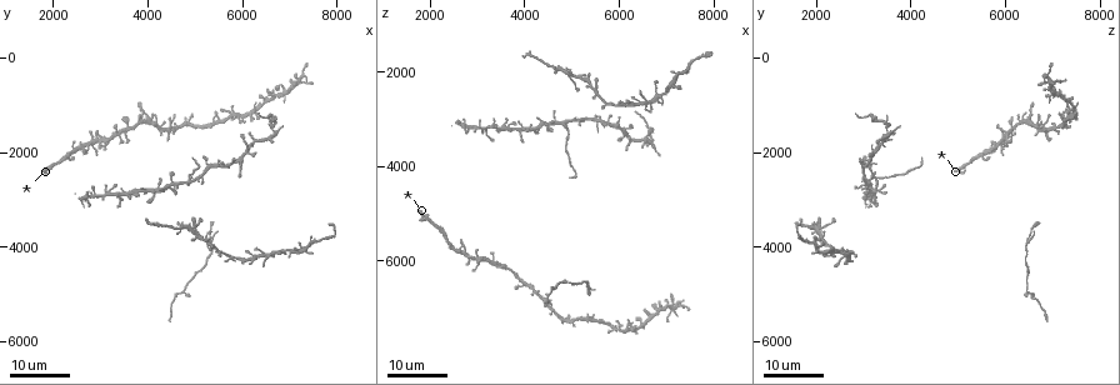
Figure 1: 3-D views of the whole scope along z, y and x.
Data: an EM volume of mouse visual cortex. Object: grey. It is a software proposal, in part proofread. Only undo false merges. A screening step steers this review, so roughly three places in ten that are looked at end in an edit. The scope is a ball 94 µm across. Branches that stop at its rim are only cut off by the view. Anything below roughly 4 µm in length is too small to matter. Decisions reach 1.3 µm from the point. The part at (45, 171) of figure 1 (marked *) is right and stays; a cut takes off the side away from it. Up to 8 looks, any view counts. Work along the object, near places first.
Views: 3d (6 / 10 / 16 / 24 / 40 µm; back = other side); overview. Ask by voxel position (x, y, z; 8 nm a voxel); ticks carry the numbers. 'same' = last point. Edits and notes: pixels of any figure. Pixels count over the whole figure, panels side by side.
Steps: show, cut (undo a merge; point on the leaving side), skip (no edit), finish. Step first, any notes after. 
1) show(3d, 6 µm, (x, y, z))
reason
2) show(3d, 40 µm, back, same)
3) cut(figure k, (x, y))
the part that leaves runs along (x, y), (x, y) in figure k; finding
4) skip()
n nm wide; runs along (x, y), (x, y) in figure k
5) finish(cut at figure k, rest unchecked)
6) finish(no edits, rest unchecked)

show(3d, 24 µm, (4850, 2550, 3100))
four arms meet

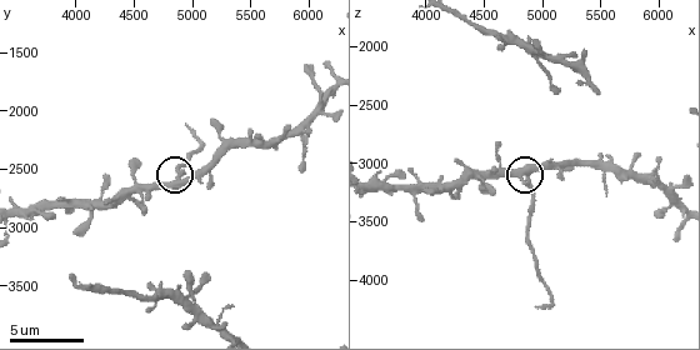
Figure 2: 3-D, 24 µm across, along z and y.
show(3d, 10 µm, (4860, 2580, 3100))

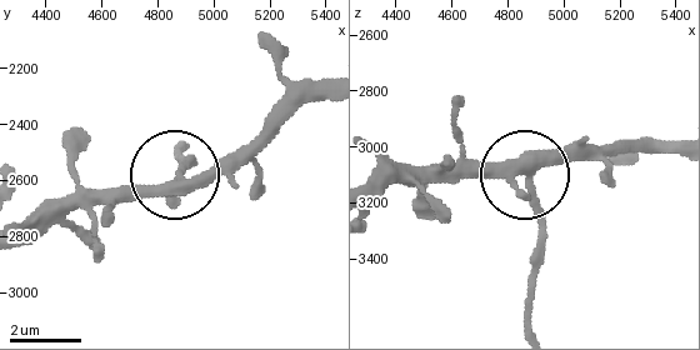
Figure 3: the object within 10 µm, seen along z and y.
cut(figure 3, (543, 223))
side arm 12 µm; 4 arms; a second neuron is stuck on

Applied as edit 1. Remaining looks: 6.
show(3d, 16 µm, (5550, 4150, 2500))
four arms meet

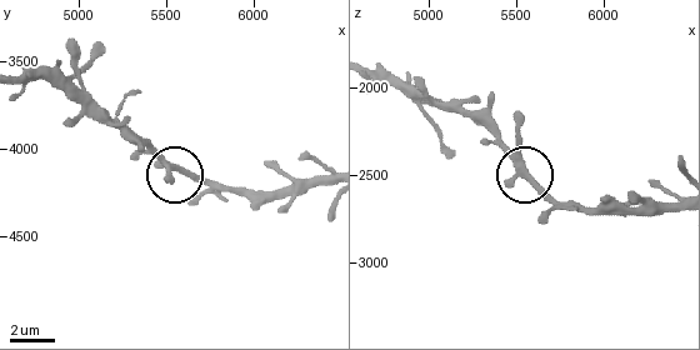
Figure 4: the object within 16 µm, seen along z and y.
show(3d, 6 µm, (5560, 4120, 2480))

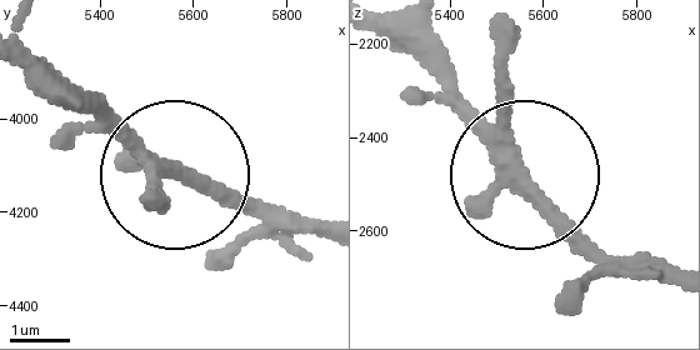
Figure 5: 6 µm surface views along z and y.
show(3d, 6 µm, back, (5550, 4105, 2490))
other side

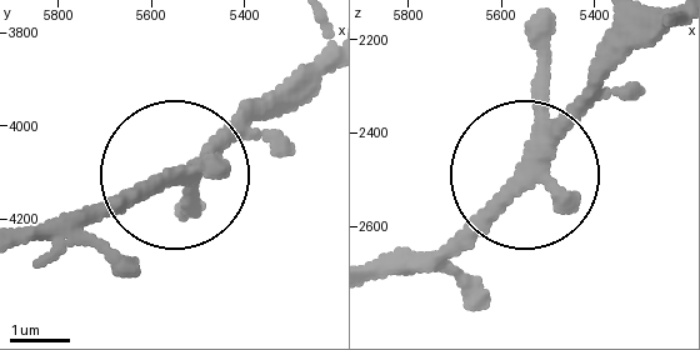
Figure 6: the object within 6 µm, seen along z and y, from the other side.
skip()
continuous, no second neuron

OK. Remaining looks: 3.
show(3d, 16 µm, (5850, 1200, 7350))

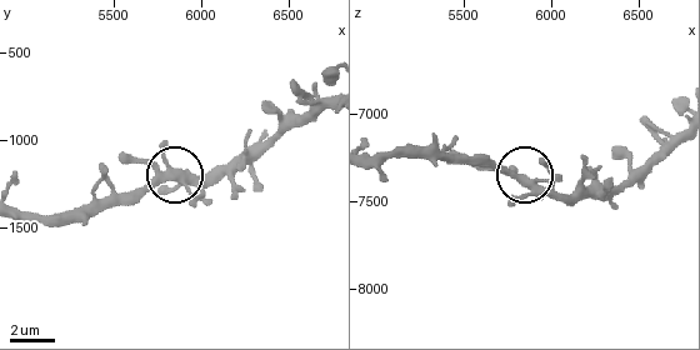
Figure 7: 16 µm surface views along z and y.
show(3d, 10 µm, (5820, 1200, 7380))

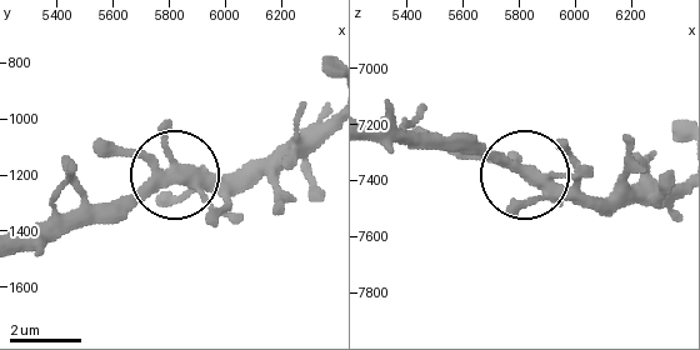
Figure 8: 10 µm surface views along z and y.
skip()
runs along (375, 136), (474, 140), (605, 215) in figure 8; one neuron here

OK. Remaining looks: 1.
finish(cut at figure 3, rest unchecked)

